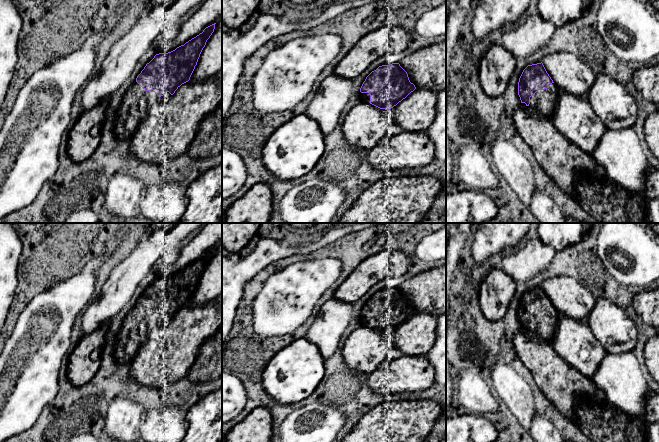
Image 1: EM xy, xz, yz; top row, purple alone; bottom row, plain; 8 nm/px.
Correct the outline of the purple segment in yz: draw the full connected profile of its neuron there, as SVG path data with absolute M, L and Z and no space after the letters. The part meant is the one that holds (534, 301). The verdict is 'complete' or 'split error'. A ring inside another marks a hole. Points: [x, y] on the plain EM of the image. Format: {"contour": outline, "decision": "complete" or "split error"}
{"contour": "M543 287L528 289L518 306L521 329L553 345L561 314L547 297Z", "decision": "split error"}

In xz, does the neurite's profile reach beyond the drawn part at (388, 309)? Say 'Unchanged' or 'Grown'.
Grown

